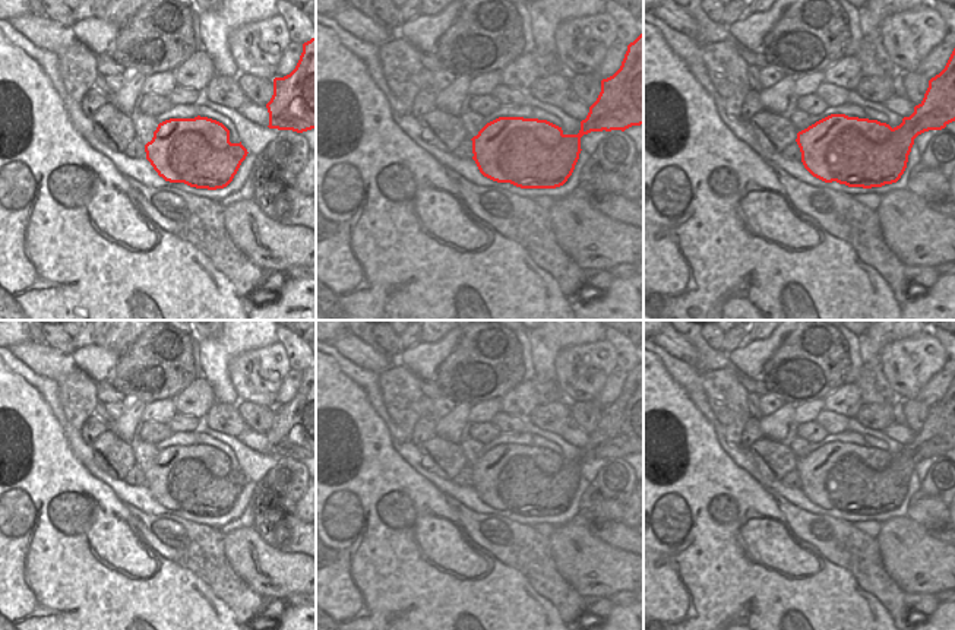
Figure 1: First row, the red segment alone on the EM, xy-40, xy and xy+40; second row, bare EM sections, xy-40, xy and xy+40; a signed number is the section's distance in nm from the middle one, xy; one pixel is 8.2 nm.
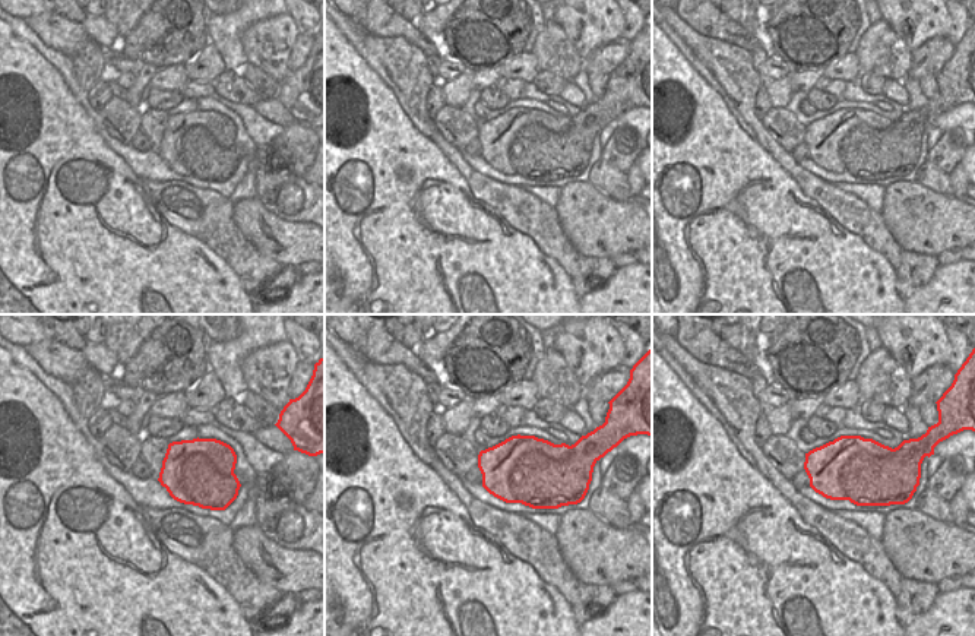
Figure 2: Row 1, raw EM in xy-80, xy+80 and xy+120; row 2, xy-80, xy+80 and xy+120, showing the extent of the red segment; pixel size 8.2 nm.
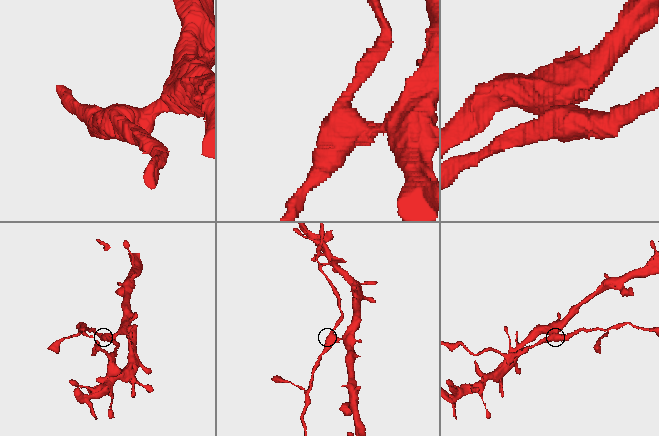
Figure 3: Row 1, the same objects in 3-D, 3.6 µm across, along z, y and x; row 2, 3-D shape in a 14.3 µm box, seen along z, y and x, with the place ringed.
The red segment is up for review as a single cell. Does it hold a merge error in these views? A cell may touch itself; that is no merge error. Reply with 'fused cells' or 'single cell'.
fused cells

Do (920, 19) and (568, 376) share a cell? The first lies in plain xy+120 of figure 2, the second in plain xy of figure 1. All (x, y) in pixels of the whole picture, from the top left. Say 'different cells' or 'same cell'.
same cell

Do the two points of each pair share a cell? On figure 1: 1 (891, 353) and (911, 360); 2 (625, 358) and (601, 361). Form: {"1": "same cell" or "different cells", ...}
{"1": "same cell", "2": "different cells"}

